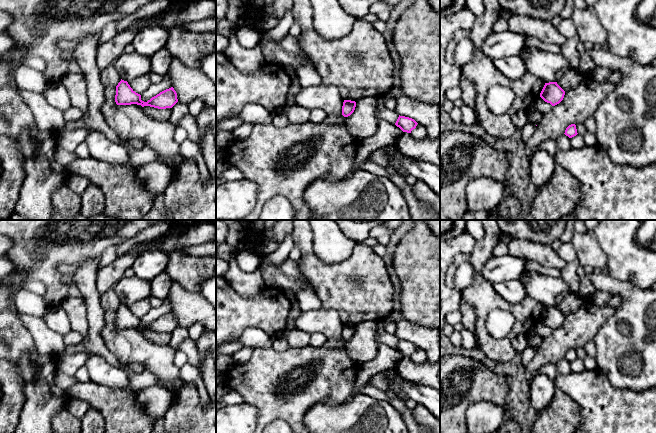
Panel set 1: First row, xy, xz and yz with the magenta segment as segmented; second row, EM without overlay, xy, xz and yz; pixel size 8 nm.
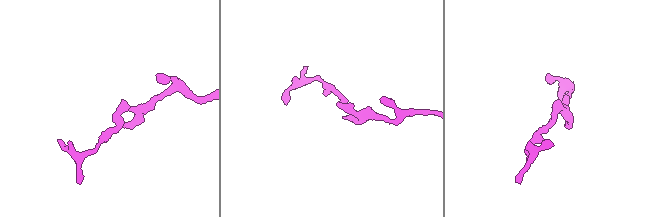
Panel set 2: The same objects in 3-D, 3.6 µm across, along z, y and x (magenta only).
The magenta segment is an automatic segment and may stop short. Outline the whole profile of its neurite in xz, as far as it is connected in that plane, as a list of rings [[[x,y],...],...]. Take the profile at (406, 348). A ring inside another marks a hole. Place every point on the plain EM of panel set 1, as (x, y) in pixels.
[[[400,339],[395,347],[397,351],[407,357],[411,357],[411,355],[416,352],[417,348],[414,343]]]

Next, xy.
[[[121,303],[116,310],[115,326],[117,329],[137,328],[142,331],[150,330],[158,333],[166,333],[172,332],[178,326],[178,323],[176,315],[171,311],[144,326],[141,324],[141,319],[136,317],[127,305]]]

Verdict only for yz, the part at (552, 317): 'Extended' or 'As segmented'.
As segmented

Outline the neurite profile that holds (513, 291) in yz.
[[[520,280],[502,281],[494,284],[495,291],[509,303],[519,303],[527,293]]]

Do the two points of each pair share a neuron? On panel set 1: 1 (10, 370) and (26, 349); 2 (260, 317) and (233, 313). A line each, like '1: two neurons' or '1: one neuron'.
1: two neurons
2: one neuron

